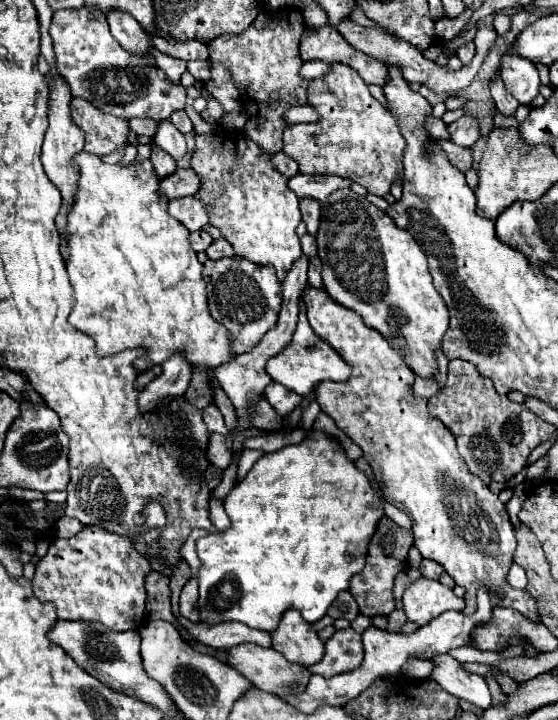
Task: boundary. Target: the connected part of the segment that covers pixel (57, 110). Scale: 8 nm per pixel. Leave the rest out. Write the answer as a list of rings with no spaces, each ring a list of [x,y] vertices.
[[[59,76],[53,80],[53,88],[51,88],[51,96],[49,96],[49,130],[45,134],[45,142],[43,142],[43,152],[41,152],[41,162],[45,168],[45,174],[49,176],[49,180],[61,190],[63,196],[63,204],[61,210],[55,218],[55,226],[61,234],[61,256],[63,262],[69,260],[69,250],[67,250],[67,234],[65,234],[65,226],[67,226],[67,214],[69,208],[75,202],[75,194],[77,194],[77,182],[79,182],[79,168],[77,164],[73,164],[75,154],[79,154],[83,150],[83,132],[81,128],[77,128],[71,122],[69,116],[69,100],[71,100],[71,92],[65,84],[65,80],[61,80]]]

